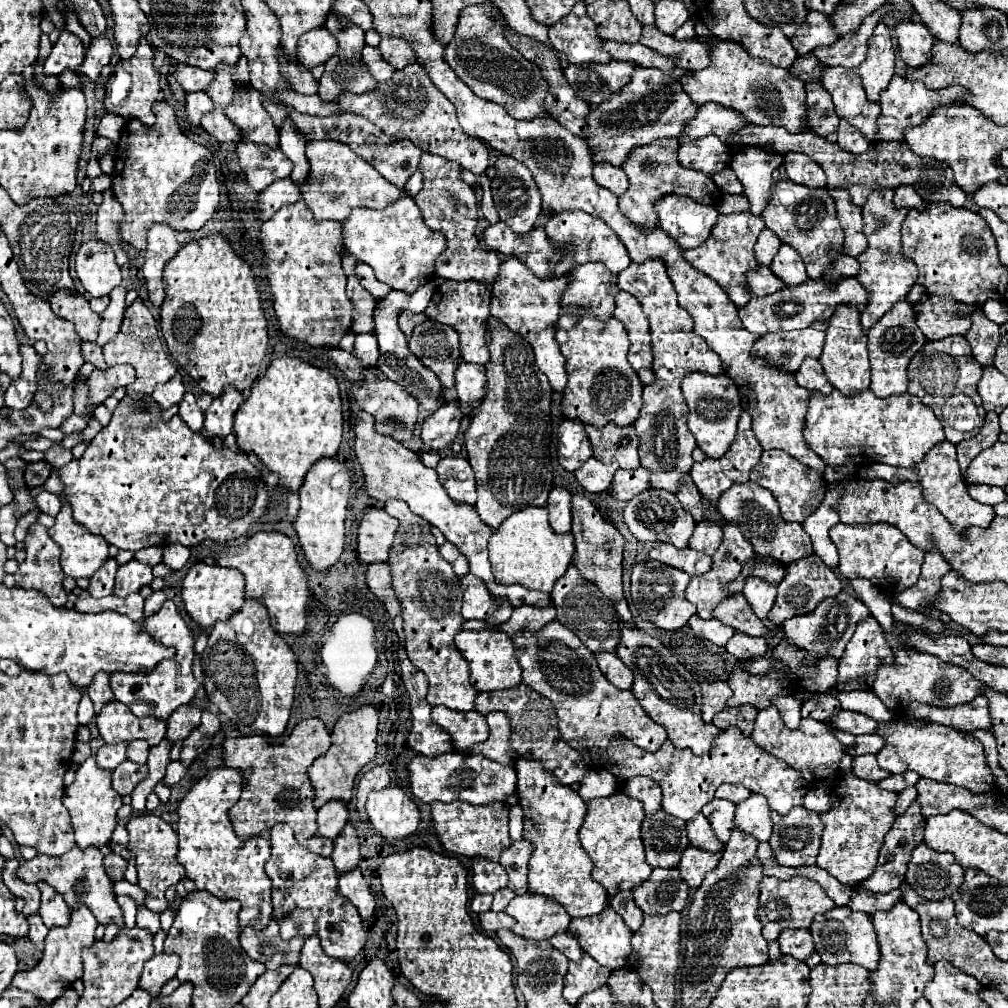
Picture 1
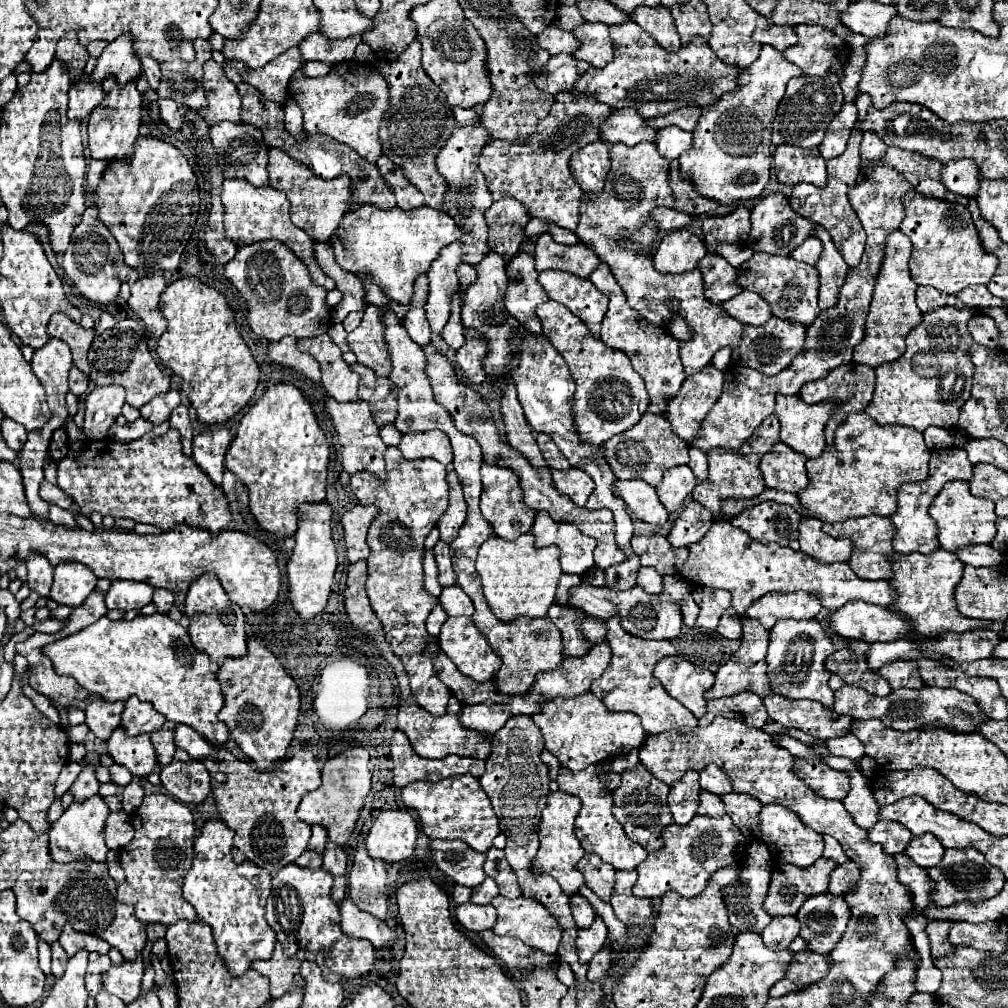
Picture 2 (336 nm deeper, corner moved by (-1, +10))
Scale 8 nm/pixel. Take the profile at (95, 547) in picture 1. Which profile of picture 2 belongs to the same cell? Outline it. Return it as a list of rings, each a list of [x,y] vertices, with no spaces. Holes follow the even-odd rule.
[[[61,563],[55,567],[55,581],[51,587],[51,599],[59,605],[79,607],[95,589],[97,577],[79,563]]]

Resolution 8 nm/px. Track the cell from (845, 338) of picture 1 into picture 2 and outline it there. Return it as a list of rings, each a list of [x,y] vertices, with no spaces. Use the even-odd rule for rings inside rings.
[[[817,225],[813,237],[821,239],[823,243],[823,253],[815,265],[819,271],[819,307],[829,309],[839,299],[839,289],[847,277],[849,267],[841,257],[841,253],[835,249],[829,233],[823,227]]]

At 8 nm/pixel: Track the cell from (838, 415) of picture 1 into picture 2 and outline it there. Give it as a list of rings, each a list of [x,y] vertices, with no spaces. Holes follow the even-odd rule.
[[[799,395],[777,397],[777,417],[781,421],[781,441],[807,459],[819,457],[823,451],[823,429],[835,405],[815,403],[807,405]]]

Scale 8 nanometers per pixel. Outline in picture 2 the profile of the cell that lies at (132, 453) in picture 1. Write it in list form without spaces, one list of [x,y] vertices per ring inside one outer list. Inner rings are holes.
[[[175,429],[161,437],[147,433],[131,443],[117,443],[113,439],[87,441],[79,459],[65,457],[59,461],[57,485],[87,517],[99,511],[103,517],[129,517],[135,523],[149,523],[161,531],[185,523],[207,529],[213,535],[223,531],[231,521],[229,503],[221,487],[213,485],[195,461],[183,455],[181,435]]]

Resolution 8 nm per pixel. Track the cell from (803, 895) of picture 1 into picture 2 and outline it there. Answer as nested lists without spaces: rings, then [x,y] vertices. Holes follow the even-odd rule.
[[[817,859],[811,867],[801,869],[789,863],[777,863],[773,869],[765,909],[771,917],[795,915],[807,897],[827,893],[829,875],[837,867],[831,859]]]

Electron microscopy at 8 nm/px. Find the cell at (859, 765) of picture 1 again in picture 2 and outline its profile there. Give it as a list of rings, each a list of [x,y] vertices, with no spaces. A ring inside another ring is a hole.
[[[851,733],[849,735],[843,735],[843,737],[835,737],[835,739],[829,739],[827,741],[827,747],[833,755],[839,755],[839,757],[847,757],[847,759],[861,759],[865,755],[863,751],[863,743],[853,737]]]

